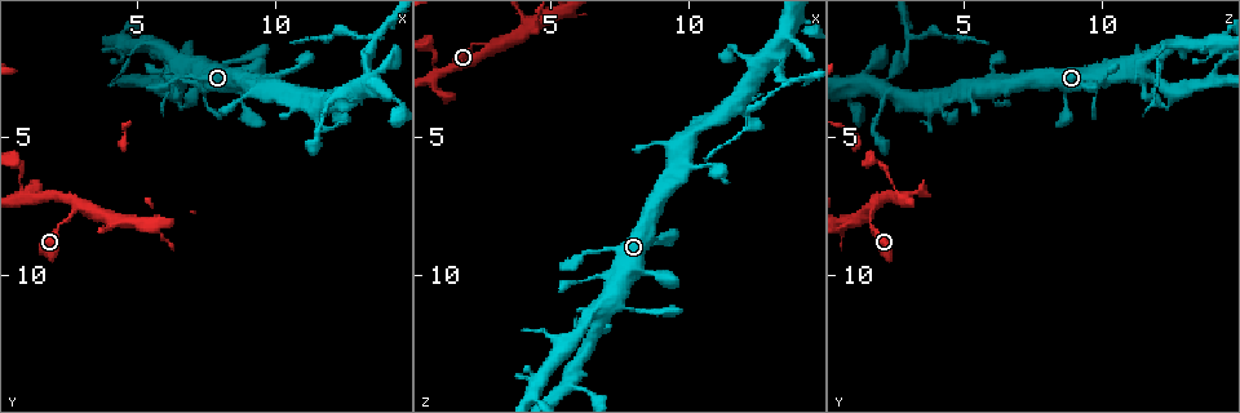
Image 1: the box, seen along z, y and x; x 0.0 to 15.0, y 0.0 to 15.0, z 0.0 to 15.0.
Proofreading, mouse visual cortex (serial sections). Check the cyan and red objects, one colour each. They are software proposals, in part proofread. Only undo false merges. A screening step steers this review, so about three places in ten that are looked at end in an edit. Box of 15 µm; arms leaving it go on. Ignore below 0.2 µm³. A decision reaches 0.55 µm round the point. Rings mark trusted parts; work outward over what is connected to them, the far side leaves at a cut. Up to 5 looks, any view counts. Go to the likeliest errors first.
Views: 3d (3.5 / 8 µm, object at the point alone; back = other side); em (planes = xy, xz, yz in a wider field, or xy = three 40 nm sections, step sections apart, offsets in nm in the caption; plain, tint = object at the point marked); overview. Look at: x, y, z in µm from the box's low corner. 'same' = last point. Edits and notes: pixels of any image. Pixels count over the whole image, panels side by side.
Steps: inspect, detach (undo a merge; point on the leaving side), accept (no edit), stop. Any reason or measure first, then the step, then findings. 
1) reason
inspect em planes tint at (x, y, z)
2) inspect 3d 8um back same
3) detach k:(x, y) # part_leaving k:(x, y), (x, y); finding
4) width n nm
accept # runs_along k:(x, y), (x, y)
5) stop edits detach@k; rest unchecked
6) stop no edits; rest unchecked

a fork
inspect 3d 3.5um at (2.8, 7.6, 1.8)

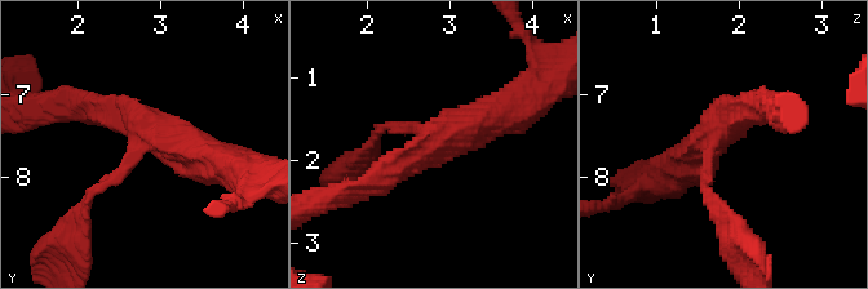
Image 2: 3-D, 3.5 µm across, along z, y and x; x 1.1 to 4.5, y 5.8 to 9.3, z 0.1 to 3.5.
inspect em xy step 2 tint at (2.75, 7.55, 1.75)

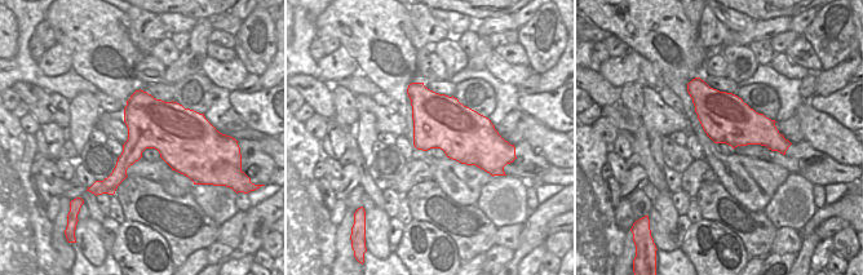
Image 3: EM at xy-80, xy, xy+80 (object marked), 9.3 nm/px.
inspect em planes tint same

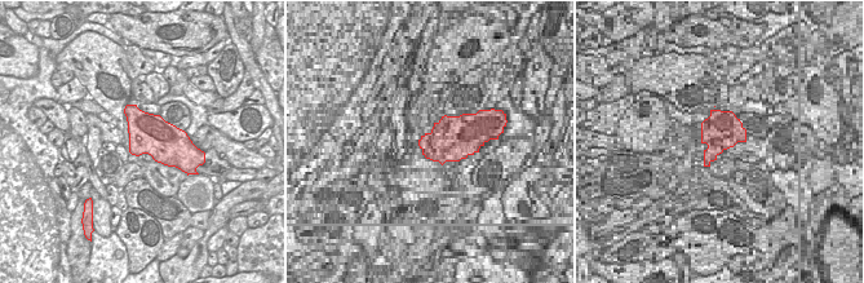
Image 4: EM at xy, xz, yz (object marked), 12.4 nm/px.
accept # runs_along 2:(89, 196), (141, 137), (216, 160); continuous, no second cell

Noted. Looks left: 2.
sharp bend
inspect em planes tint at (0.9, 7.0, 2.6)

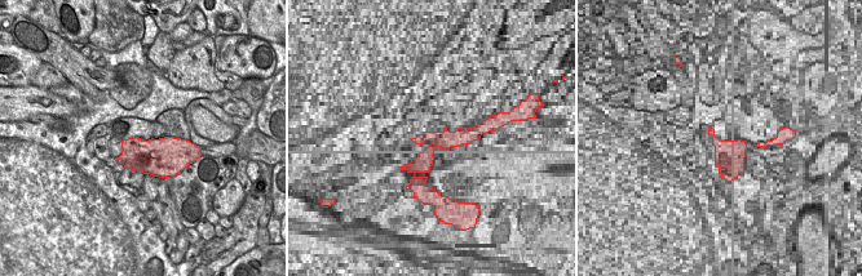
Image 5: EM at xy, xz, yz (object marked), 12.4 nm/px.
inspect 3d 3.5um same

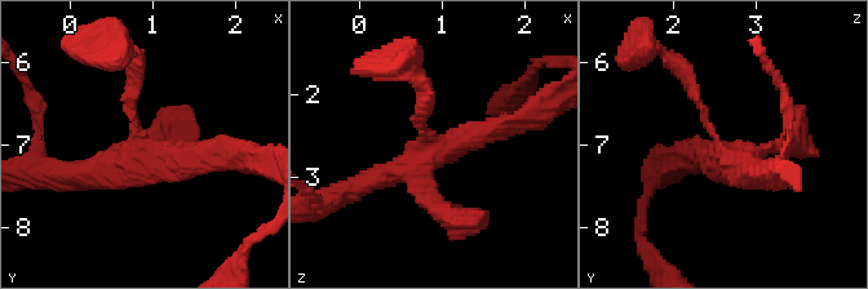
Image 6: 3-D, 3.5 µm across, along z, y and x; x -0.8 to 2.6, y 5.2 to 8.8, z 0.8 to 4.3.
accept # runs_along 6:(527, 119), (416, 163), (433, 205); all the same cell

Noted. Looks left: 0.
stop no edits; rest unchecked

